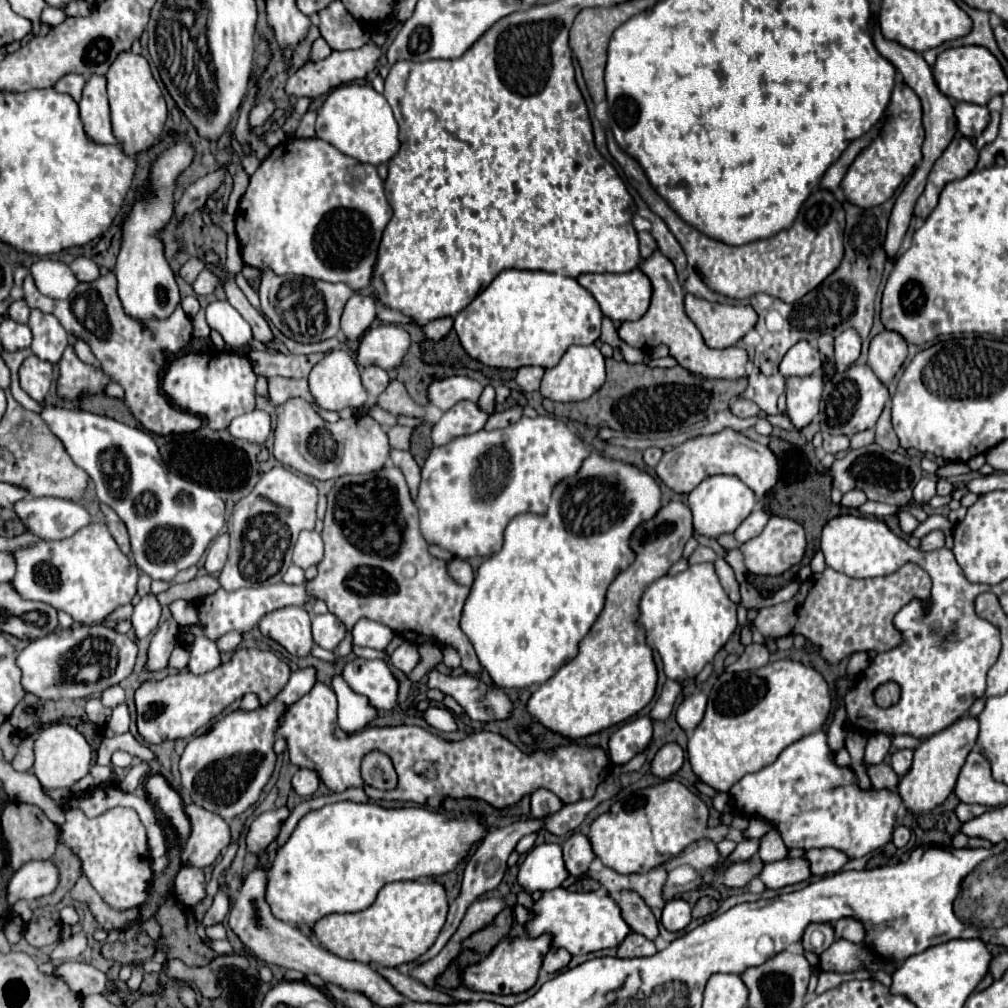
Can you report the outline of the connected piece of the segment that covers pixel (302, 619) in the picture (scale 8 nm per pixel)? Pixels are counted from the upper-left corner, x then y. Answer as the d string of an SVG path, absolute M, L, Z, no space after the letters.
M282 607L270 611L258 623L260 633L278 641L290 655L306 657L314 645L310 615L302 607Z

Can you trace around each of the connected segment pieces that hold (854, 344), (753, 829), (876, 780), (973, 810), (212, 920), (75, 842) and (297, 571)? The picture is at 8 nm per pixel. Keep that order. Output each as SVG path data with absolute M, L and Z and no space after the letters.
M846 329L834 339L834 361L838 372L844 372L860 355L860 337L854 329Z
M752 819L750 821L750 825L748 825L748 829L744 831L744 837L746 839L760 839L764 833L768 833L770 829L772 829L774 825L770 825L770 823L766 823L764 819Z
M878 763L868 767L868 777L876 789L894 789L898 785L898 777L890 763Z
M958 803L958 807L956 807L956 815L958 815L958 819L964 823L964 821L970 821L970 819L974 819L974 817L978 817L978 815L982 815L982 813L986 813L986 811L990 811L988 807L984 807L984 805L968 805L968 803Z
M218 891L218 893L216 893L216 897L214 897L212 907L208 909L208 913L206 913L206 917L204 917L204 923L202 923L202 925L204 925L204 927L208 927L208 925L222 923L222 921L224 921L224 917L228 915L228 909L230 909L230 901L228 901L226 893Z
M114 807L94 819L88 819L78 809L68 809L66 823L58 829L58 839L74 849L74 853L82 859L82 873L110 907L132 909L146 901L152 879L150 855L146 829L132 809Z
M292 565L292 567L286 571L286 575L282 577L282 581L284 581L284 583L292 583L292 585L300 585L300 583L304 581L304 571L302 571L300 567Z

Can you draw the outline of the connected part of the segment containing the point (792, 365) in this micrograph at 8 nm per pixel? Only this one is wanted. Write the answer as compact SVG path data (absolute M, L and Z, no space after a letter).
M798 341L794 347L788 349L780 363L780 373L784 377L790 375L814 375L822 371L822 359L818 349L814 349L808 341Z

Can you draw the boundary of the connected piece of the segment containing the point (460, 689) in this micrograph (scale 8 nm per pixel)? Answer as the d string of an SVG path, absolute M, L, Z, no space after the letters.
M436 669L428 673L428 689L440 689L442 693L454 697L464 713L478 723L504 721L512 717L514 705L500 687L486 685L474 675L442 675Z

